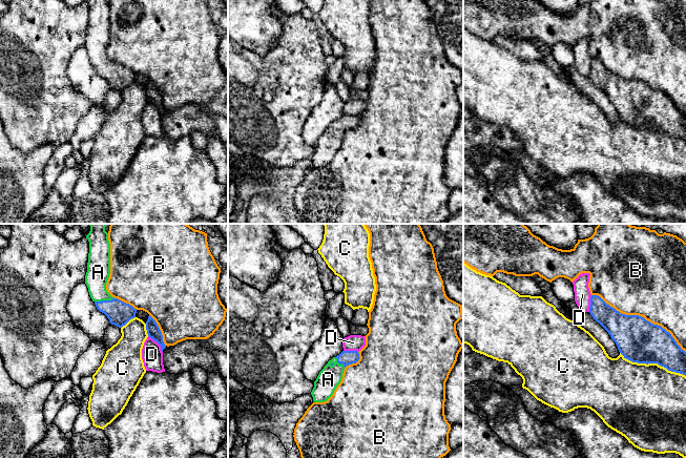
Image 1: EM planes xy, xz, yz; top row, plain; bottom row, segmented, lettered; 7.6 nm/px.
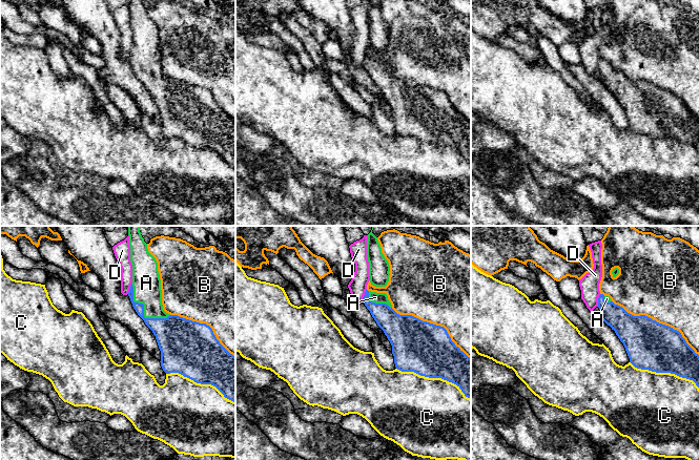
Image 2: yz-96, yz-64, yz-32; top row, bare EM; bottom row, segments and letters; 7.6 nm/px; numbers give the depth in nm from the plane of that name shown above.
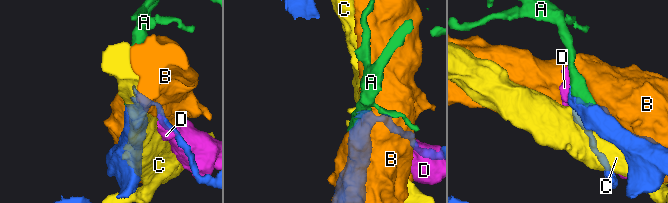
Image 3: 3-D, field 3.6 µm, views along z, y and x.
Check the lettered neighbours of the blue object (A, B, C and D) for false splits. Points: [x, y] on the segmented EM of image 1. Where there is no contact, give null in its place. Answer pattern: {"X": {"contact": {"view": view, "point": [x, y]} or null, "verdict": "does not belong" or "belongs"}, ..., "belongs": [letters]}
{"A": {"contact": {"view": "xy", "point": [104, 300]}, "verdict": "belongs"}, "B": {"contact": {"view": "yz", "point": [640, 316]}, "verdict": "does not belong"}, "C": {"contact": {"view": "yz", "point": [652, 362]}, "verdict": "does not belong"}, "D": {"contact": {"view": "xy", "point": [158, 342]}, "verdict": "does not belong"}, "belongs": ["A"]}

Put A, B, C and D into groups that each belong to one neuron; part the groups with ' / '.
A / B / C / D

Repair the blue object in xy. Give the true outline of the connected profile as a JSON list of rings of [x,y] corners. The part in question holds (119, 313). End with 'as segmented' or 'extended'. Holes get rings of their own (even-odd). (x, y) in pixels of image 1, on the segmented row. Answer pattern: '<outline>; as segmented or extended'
[[[89,224],[90,231],[86,235],[89,242],[89,253],[85,284],[97,309],[104,313],[109,322],[119,328],[136,317],[137,309],[118,298],[106,290],[110,274],[110,244],[106,224]]]; extended

